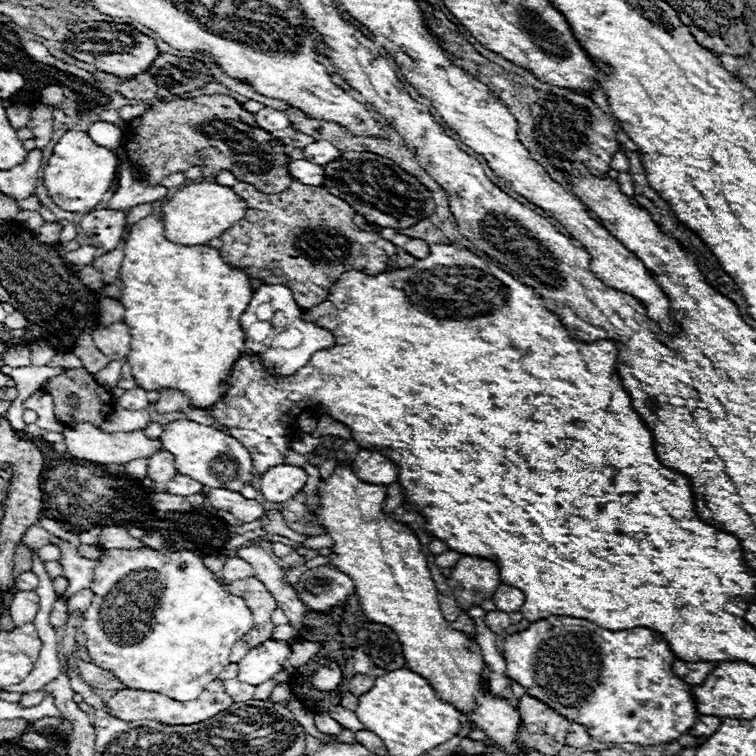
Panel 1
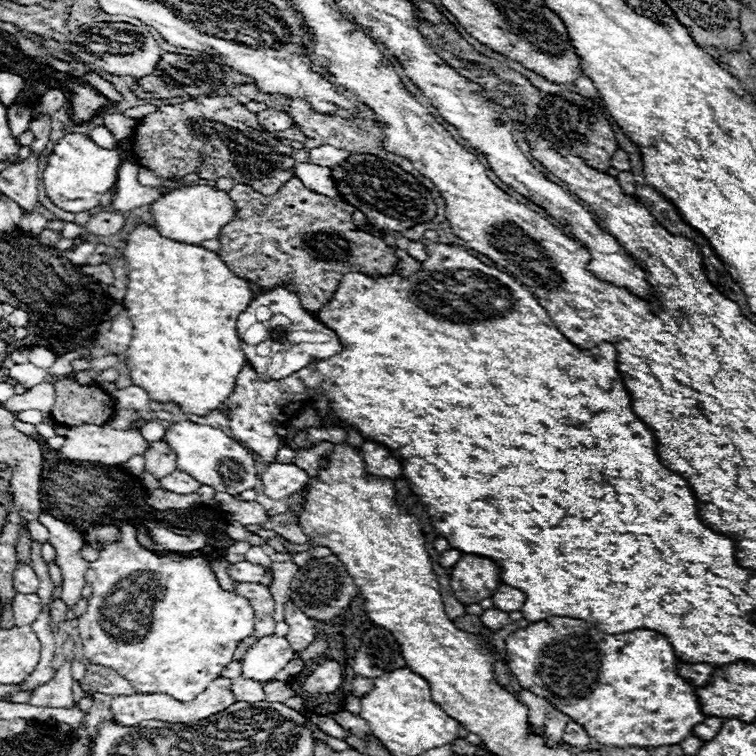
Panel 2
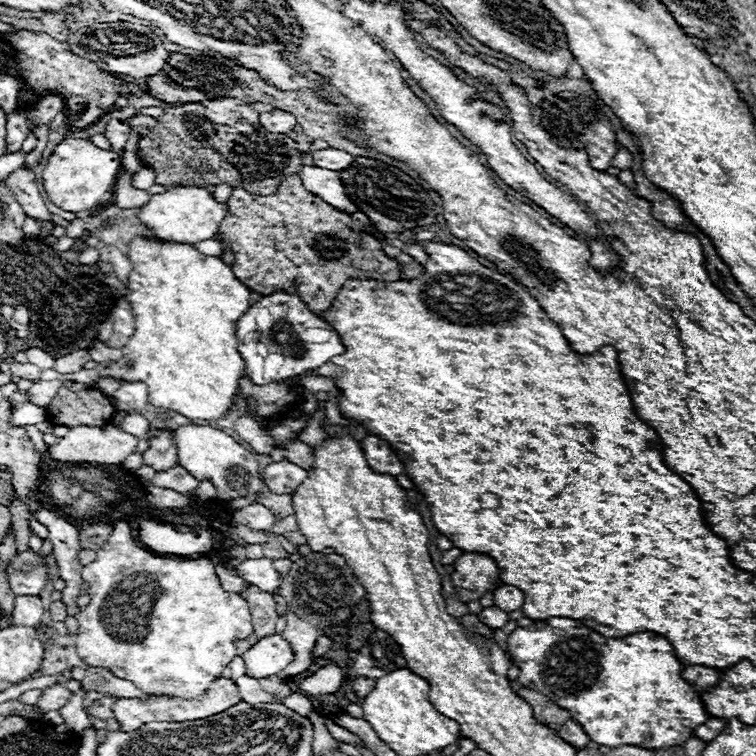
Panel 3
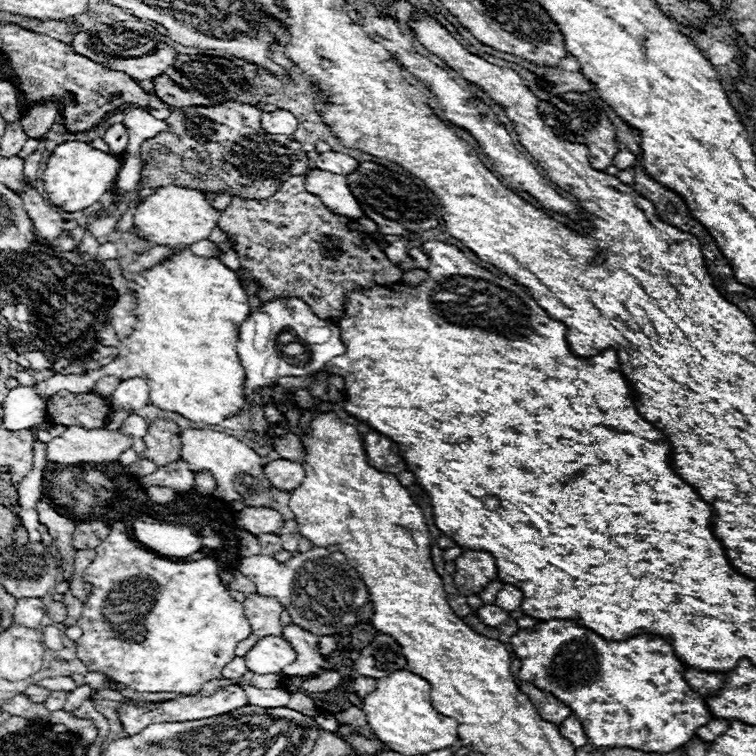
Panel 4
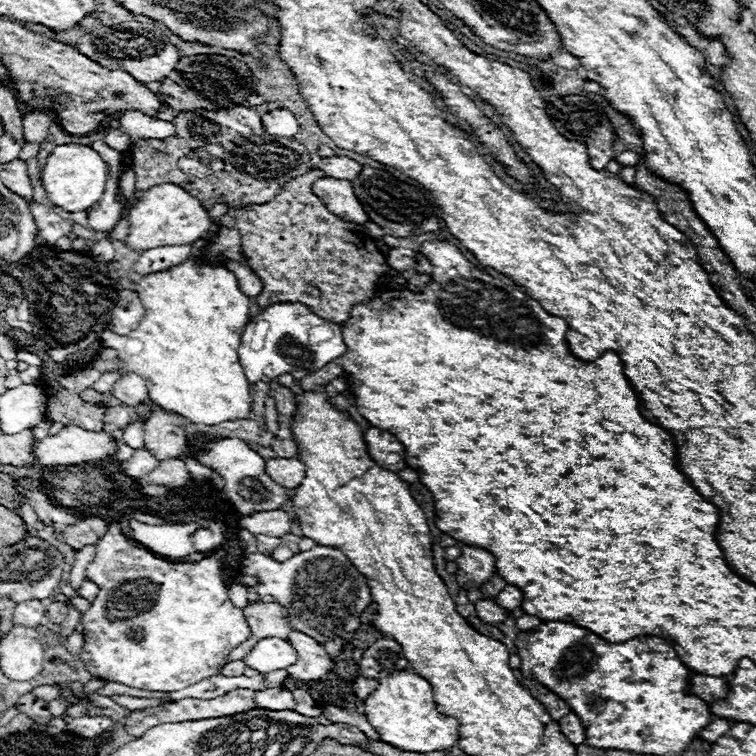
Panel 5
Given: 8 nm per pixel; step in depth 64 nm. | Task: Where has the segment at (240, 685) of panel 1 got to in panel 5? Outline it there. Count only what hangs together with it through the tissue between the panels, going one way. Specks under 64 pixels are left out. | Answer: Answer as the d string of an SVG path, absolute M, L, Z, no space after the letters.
M284 688L256 692L256 700L258 700L258 706L266 708L266 710L294 710L294 706L296 706L292 692L284 690Z

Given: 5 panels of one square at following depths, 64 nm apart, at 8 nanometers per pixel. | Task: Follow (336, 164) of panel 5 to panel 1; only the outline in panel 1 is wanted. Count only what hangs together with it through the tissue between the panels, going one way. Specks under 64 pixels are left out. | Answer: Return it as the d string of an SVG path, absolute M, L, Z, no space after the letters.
M320 140L320 142L314 142L310 146L304 148L304 156L306 160L314 162L314 164L320 164L320 166L326 166L328 162L334 162L336 158L342 156L342 150L334 148L330 142L326 140Z

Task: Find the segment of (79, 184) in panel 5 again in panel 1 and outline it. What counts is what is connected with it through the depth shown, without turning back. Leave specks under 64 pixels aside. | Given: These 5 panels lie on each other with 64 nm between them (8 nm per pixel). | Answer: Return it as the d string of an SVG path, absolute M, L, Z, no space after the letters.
M68 130L54 146L54 152L44 170L44 186L52 202L62 210L92 212L100 204L102 196L112 188L116 168L118 156L114 154L114 150L94 144L86 132Z

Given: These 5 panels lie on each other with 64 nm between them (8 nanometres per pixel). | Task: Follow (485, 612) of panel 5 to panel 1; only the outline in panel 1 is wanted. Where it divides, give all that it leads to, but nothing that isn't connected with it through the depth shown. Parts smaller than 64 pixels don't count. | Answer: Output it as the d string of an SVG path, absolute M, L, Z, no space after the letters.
M496 610L496 612L486 612L486 616L484 616L484 622L486 622L486 626L492 630L492 632L502 632L502 630L506 630L512 622L510 622L510 616L506 614L506 612L500 612L500 610Z

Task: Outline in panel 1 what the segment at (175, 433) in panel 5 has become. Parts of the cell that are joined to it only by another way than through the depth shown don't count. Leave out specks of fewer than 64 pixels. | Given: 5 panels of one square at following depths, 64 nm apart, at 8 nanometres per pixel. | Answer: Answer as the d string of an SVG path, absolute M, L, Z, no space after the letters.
M160 448L156 454L152 454L148 458L148 476L156 482L158 492L166 492L168 480L172 480L176 476L174 456L170 452L166 452L164 448Z

